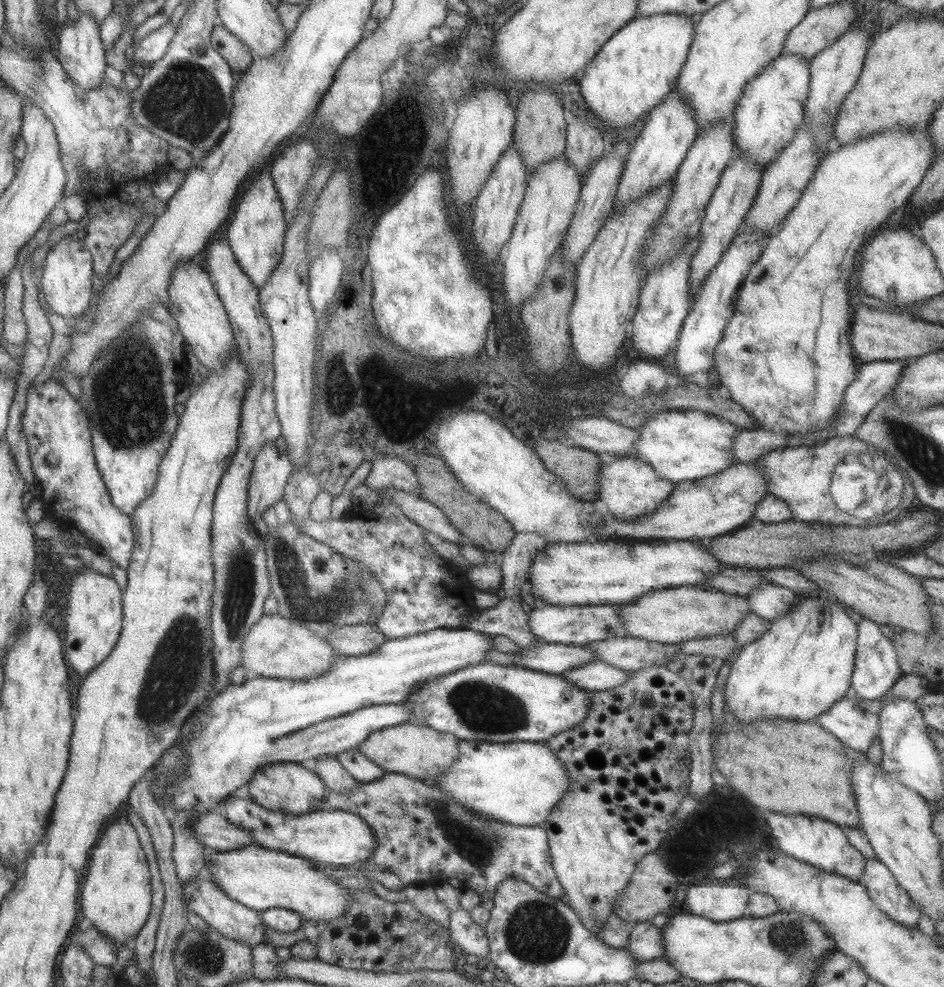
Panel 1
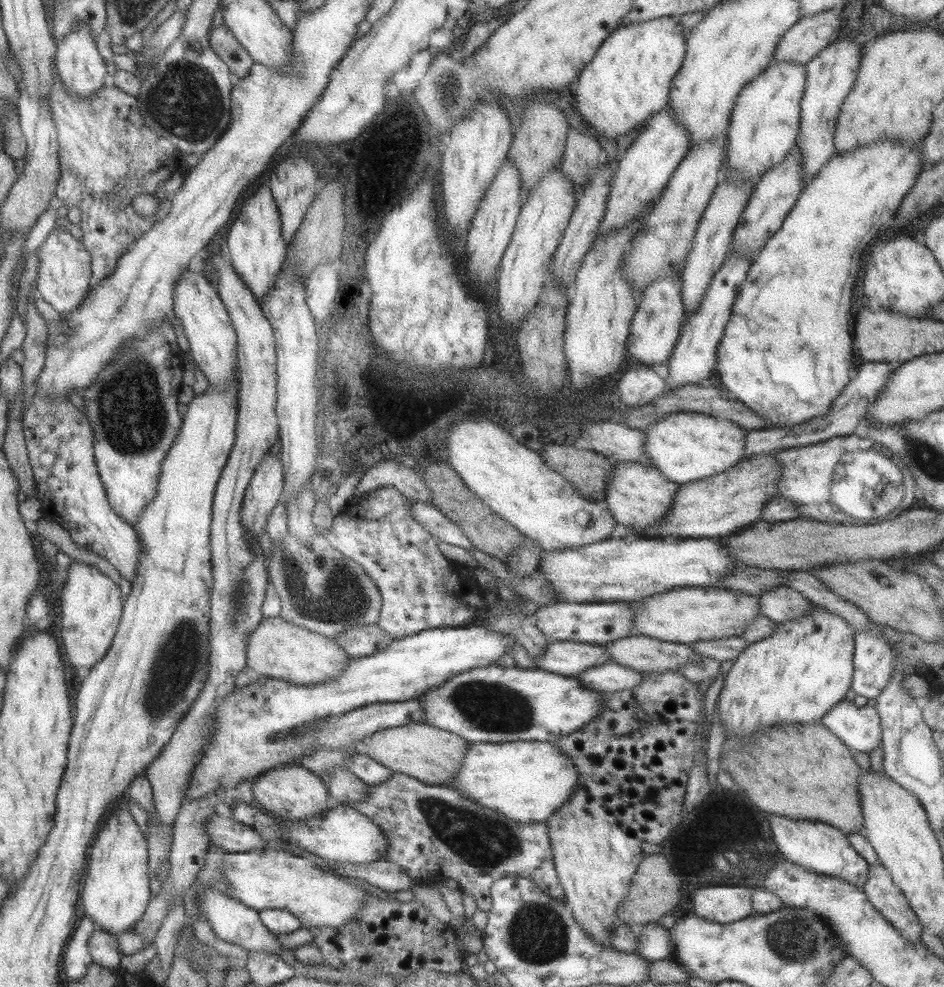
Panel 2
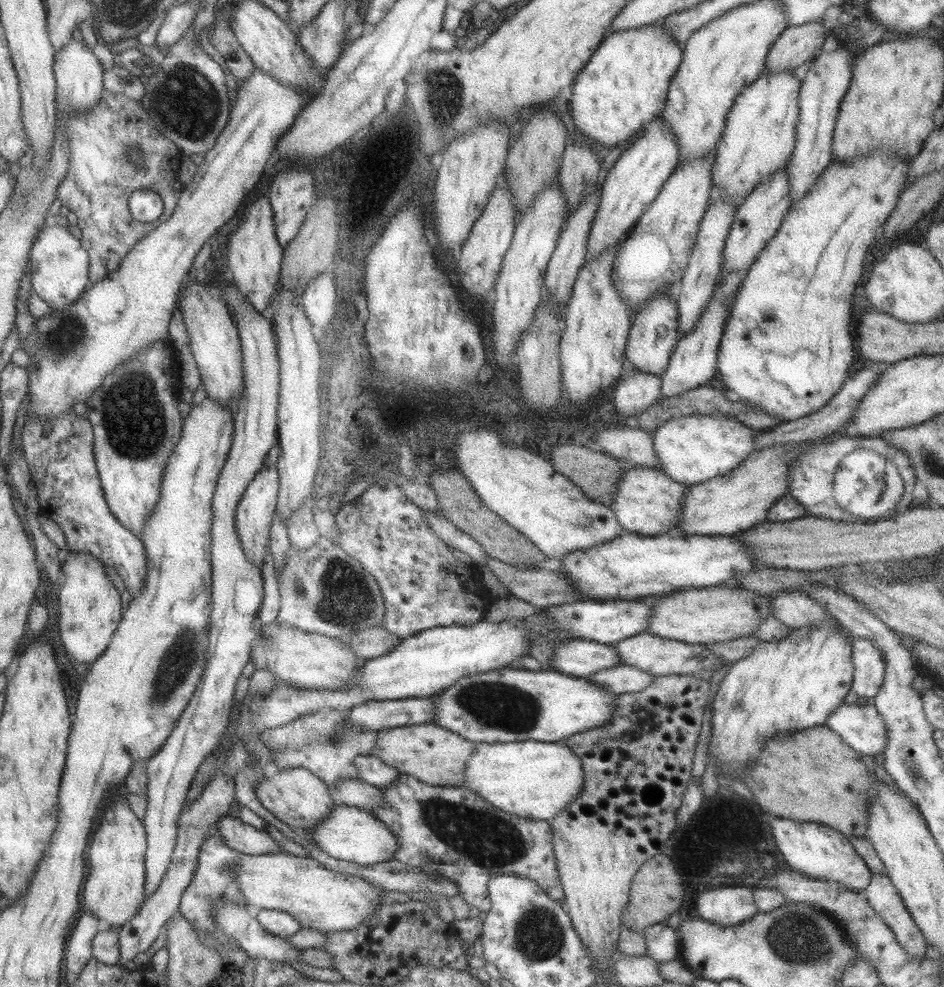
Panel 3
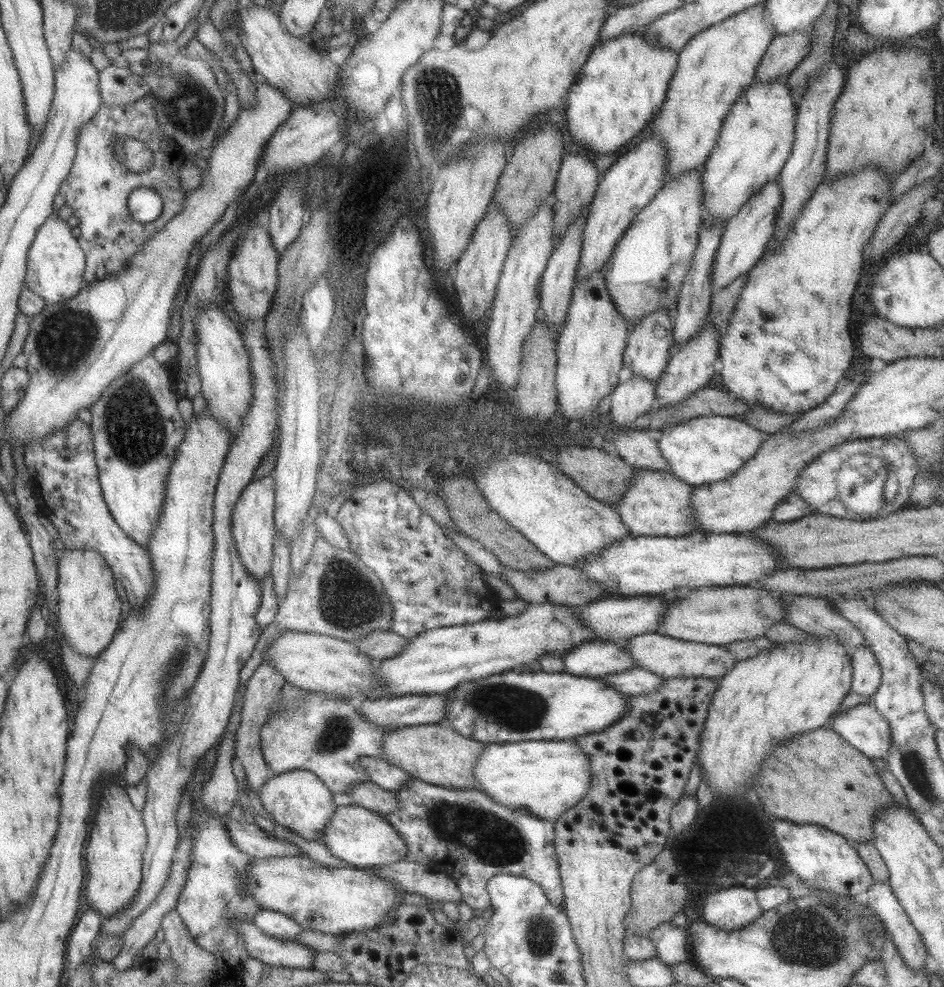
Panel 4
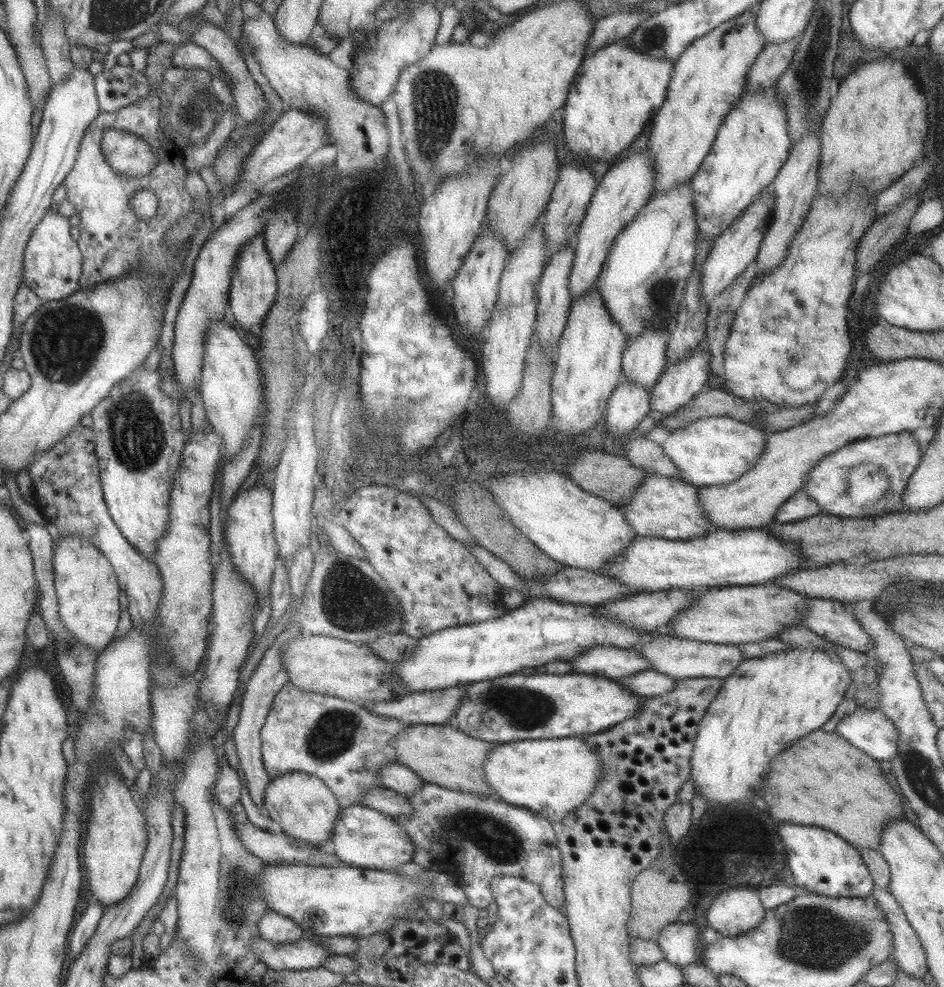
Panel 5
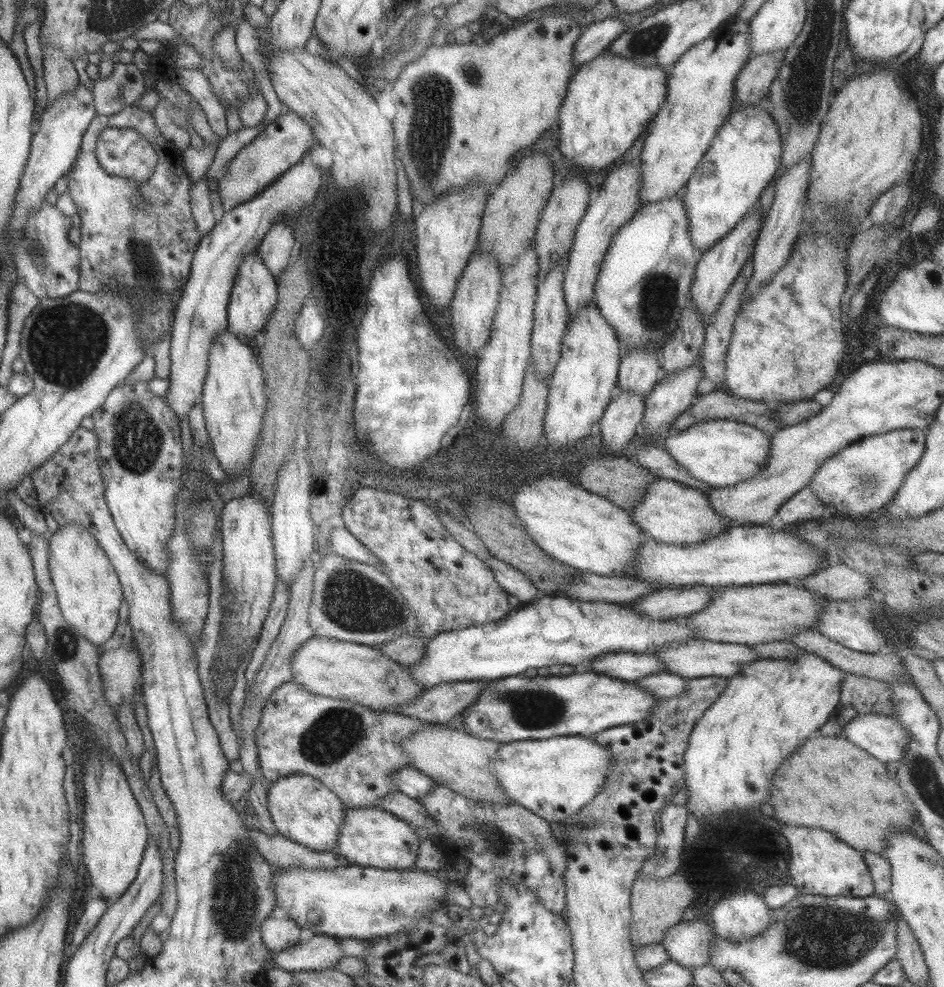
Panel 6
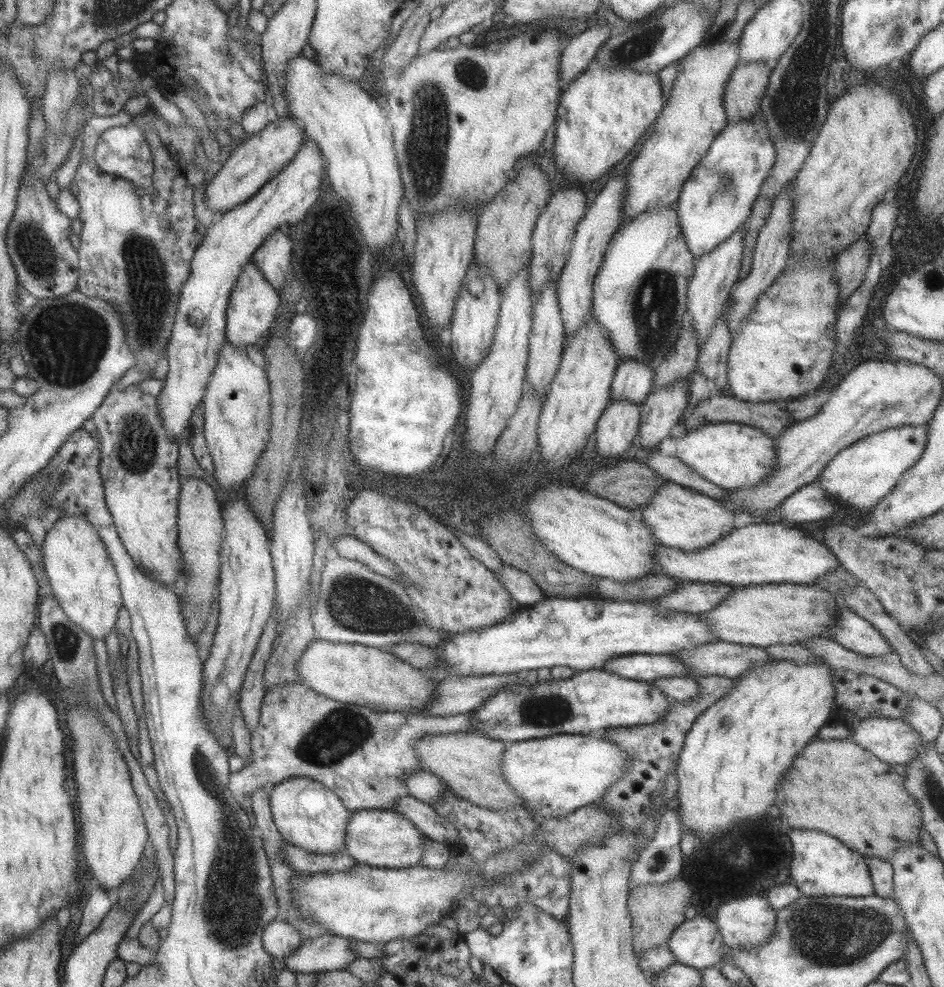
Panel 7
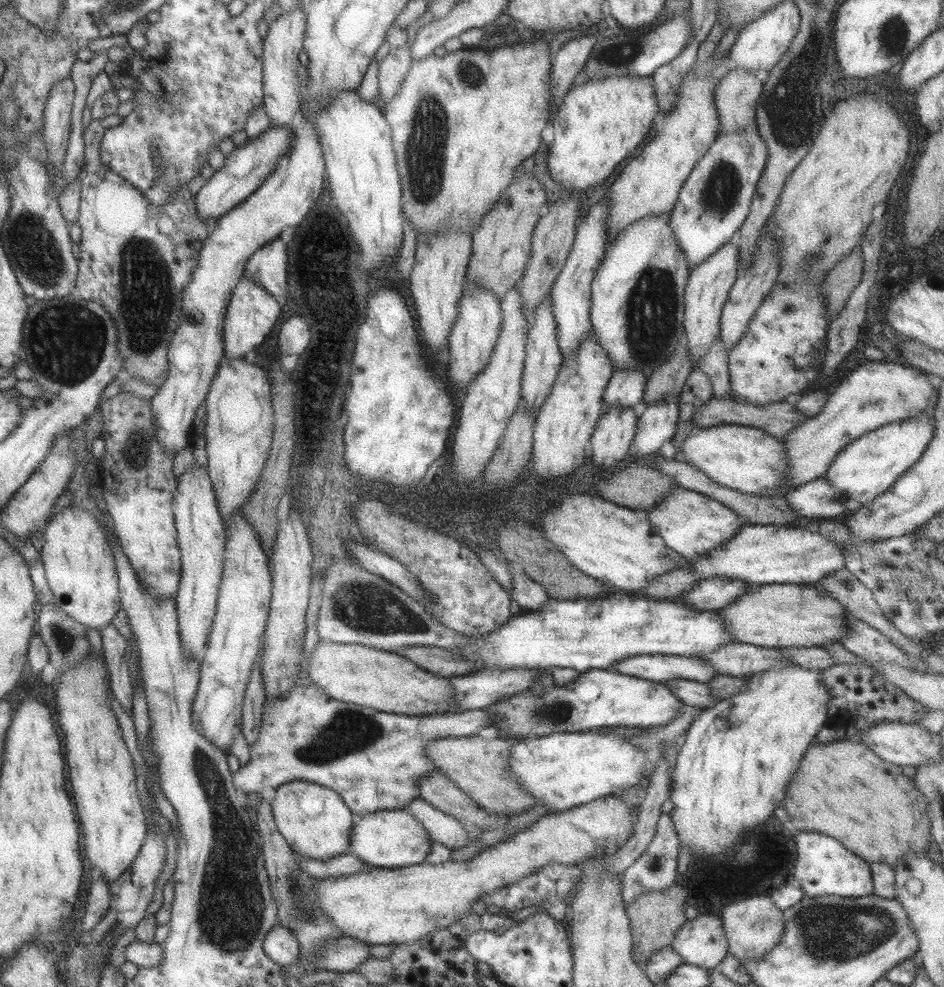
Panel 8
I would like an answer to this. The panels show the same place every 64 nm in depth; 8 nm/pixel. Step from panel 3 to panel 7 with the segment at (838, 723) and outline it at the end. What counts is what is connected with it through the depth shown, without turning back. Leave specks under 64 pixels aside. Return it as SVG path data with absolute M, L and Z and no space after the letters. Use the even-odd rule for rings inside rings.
M871 718L859 721L859 723L851 720L849 724L853 727L851 740L884 763L905 765L911 759L915 759L917 751L921 749L921 740L917 732L901 719Z

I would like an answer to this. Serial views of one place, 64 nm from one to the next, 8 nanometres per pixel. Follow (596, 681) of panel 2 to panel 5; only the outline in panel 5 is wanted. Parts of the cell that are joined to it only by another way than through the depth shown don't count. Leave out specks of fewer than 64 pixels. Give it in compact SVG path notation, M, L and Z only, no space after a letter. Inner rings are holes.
M651 668L642 670L635 674L635 676L615 678L614 680L628 691L641 697L661 696L673 690L674 684L678 681L678 679L674 679L672 676L667 676Z

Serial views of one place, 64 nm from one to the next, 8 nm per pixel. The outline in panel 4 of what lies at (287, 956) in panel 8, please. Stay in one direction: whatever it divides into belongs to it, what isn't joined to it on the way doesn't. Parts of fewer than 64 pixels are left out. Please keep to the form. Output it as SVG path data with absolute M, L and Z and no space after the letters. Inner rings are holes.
M259 909L253 917L252 923L267 936L277 940L293 941L302 931L302 928L292 918L273 912L272 910Z

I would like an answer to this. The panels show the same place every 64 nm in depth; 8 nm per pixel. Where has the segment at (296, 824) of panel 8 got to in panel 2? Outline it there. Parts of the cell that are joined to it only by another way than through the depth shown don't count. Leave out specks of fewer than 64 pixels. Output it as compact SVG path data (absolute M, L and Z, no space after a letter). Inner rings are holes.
M294 763L283 764L279 770L267 770L258 776L257 782L252 784L252 796L260 804L265 812L279 816L283 820L307 820L318 814L323 814L331 807L332 802L326 788L326 784L316 775L313 775L307 768L295 765Z

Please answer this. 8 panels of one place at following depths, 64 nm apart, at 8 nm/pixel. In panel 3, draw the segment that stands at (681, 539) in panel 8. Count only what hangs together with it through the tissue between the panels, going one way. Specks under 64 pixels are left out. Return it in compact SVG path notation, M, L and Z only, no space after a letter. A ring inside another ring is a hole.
M631 466L616 484L616 493L609 508L615 520L627 532L653 536L673 530L680 524L681 505L688 485L671 480L660 468Z

